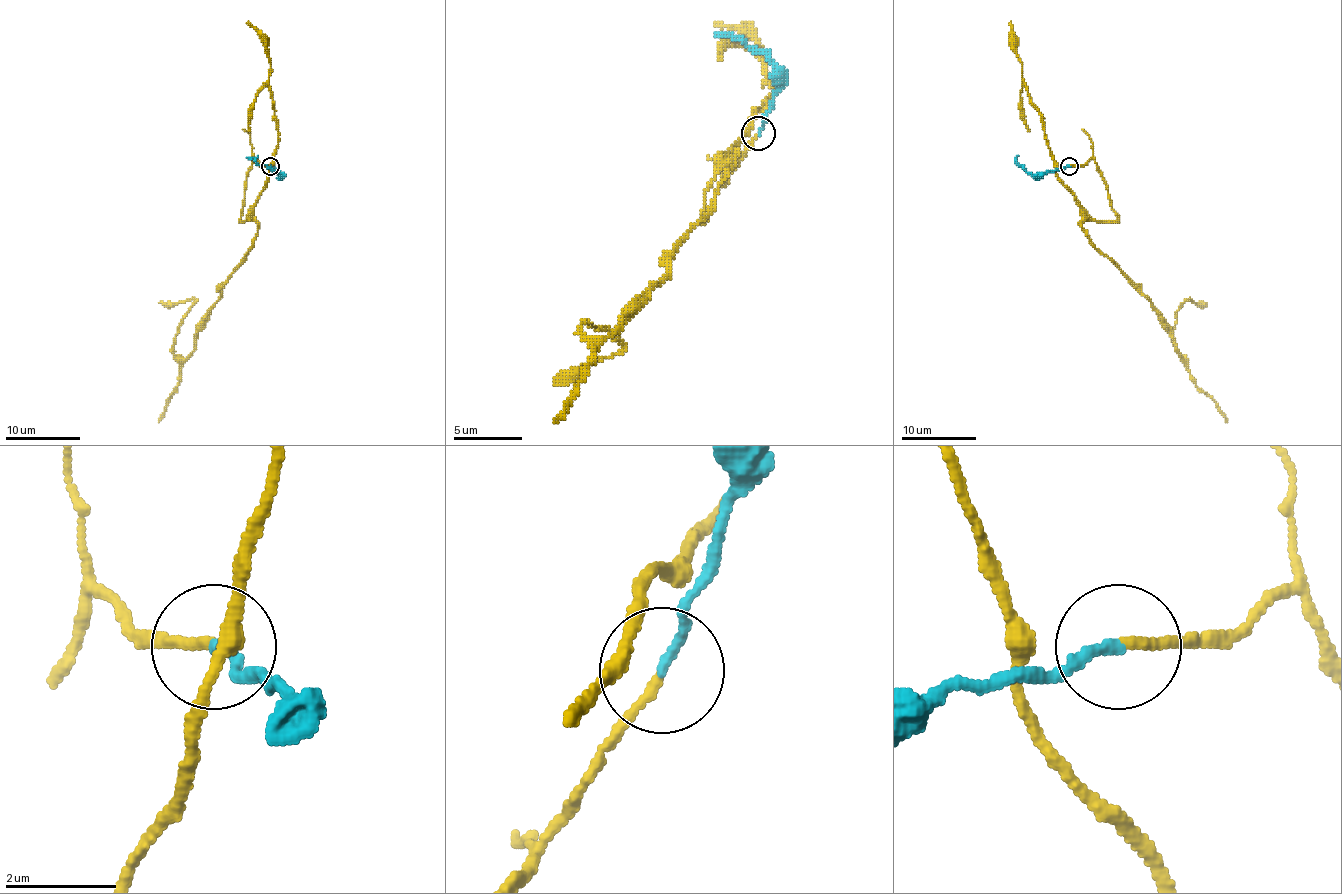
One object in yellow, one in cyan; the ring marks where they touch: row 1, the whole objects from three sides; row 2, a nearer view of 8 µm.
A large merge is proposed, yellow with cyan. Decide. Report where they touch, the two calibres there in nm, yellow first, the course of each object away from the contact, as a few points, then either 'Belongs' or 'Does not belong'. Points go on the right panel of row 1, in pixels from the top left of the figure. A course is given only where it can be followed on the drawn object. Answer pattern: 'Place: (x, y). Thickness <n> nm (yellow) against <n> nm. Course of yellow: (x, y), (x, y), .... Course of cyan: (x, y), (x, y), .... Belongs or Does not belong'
Place: (1069, 166). Thickness 120 nm (yellow) against 170 nm. Course of yellow: (1069, 165), (1095, 161), (1117, 219), (1085, 221), (1082, 230), (1151, 303), (1180, 359), (1179, 308), (1207, 303). Course of cyan: (1069, 166), (1033, 174), (1018, 165), (1014, 157). Belongs

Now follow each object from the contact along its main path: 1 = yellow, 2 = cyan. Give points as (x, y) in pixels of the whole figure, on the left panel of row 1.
1: (270, 165), (246, 176), (241, 219), (257, 230), (185, 359), (177, 327), (196, 301), (159, 303)
2: (270, 166), (280, 174), (246, 157)

